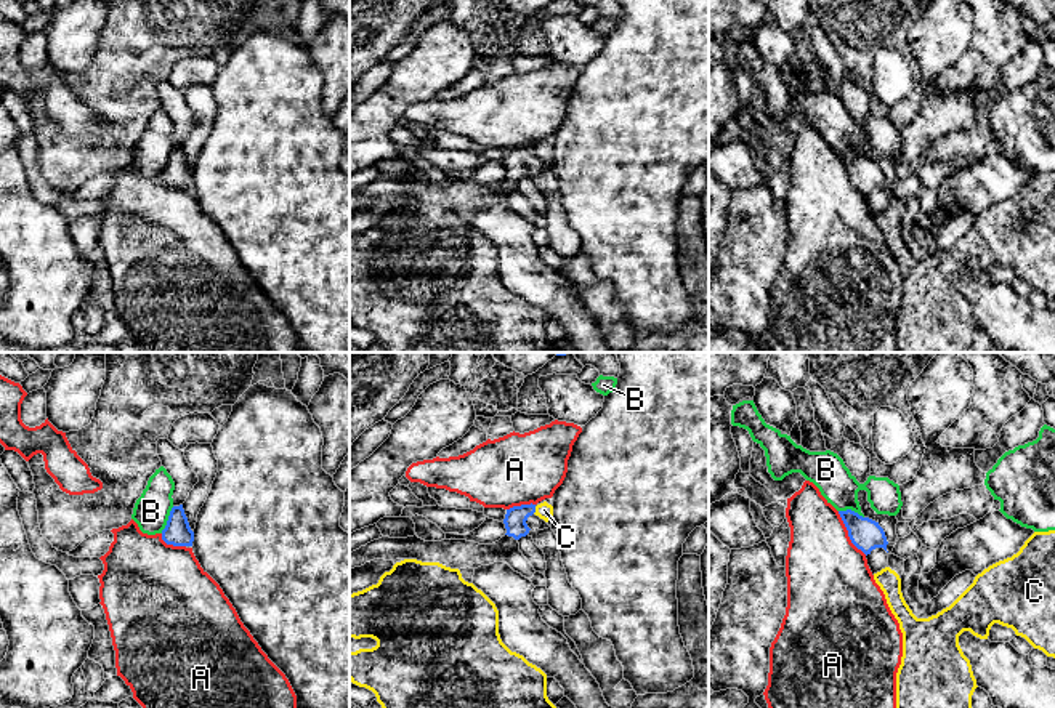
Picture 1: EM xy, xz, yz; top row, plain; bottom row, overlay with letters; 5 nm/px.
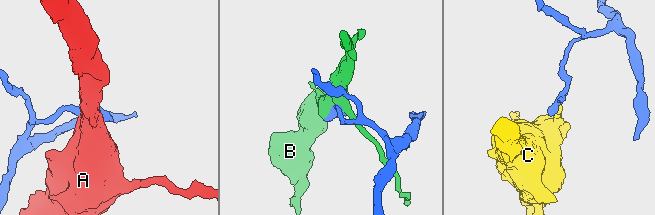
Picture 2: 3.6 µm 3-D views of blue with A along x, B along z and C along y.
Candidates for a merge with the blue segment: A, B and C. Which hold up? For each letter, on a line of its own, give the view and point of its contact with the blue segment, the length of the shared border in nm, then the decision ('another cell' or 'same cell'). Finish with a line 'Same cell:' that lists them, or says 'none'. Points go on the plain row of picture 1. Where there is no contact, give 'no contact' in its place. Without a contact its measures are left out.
A: meets blue in yz at (848, 175); contact 260 nm long; another cell
B: meets blue in xy at (169, 160); contact 150 nm long; another cell
C: meets blue in xz at (534, 151); contact 40 nm long; another cell
Same cell: none

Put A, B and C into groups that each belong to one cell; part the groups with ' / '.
A / B / C

